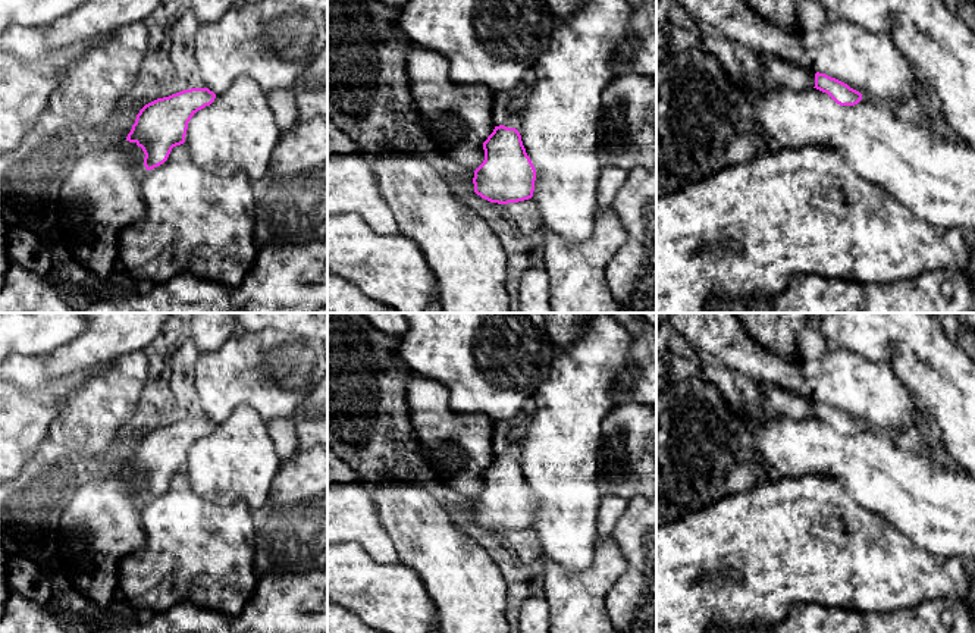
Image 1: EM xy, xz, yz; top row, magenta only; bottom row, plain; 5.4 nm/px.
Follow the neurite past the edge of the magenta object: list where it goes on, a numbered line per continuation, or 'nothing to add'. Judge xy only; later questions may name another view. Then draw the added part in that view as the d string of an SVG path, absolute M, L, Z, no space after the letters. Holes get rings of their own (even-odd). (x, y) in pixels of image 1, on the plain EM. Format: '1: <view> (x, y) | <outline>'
nothing to add

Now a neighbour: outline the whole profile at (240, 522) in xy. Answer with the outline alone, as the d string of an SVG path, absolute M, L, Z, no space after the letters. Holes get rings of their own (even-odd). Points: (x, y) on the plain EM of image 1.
M185 473L172 477L167 489L148 499L141 514L144 545L117 565L117 596L132 608L167 611L179 602L238 615L258 582L255 527L245 501L225 507L197 493Z

